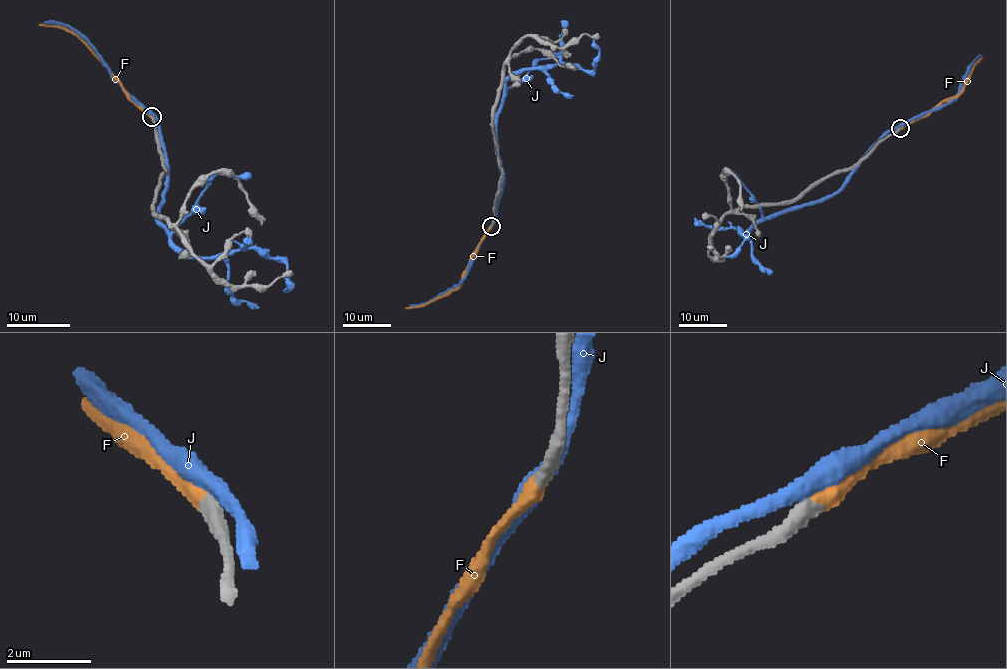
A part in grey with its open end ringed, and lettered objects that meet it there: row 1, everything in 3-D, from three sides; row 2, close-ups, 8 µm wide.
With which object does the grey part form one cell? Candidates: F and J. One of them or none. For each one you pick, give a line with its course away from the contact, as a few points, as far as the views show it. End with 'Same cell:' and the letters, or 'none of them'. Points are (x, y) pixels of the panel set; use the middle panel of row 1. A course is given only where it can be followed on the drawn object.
F: via (492, 226), (465, 268), (458, 286), (420, 307), (405, 308)
Same cell: F

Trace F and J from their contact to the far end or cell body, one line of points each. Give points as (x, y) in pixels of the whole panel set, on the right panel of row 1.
F: (900, 128), (957, 96), (982, 58)
J: (898, 128), (874, 146), (835, 192), (761, 218), (744, 235), (738, 229), (744, 241), (734, 252), (710, 259)

